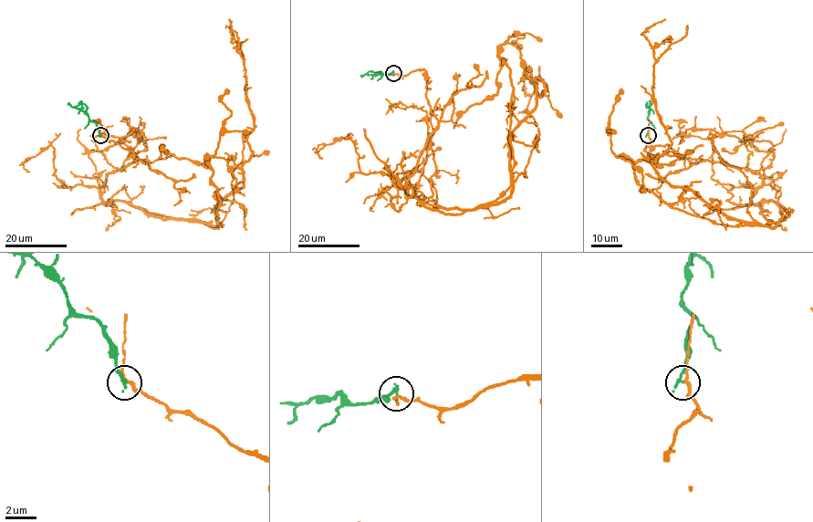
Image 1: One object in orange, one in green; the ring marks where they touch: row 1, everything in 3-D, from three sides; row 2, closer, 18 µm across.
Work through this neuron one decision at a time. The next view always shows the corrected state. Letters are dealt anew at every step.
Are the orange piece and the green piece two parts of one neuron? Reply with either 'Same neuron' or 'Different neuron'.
Different neuron

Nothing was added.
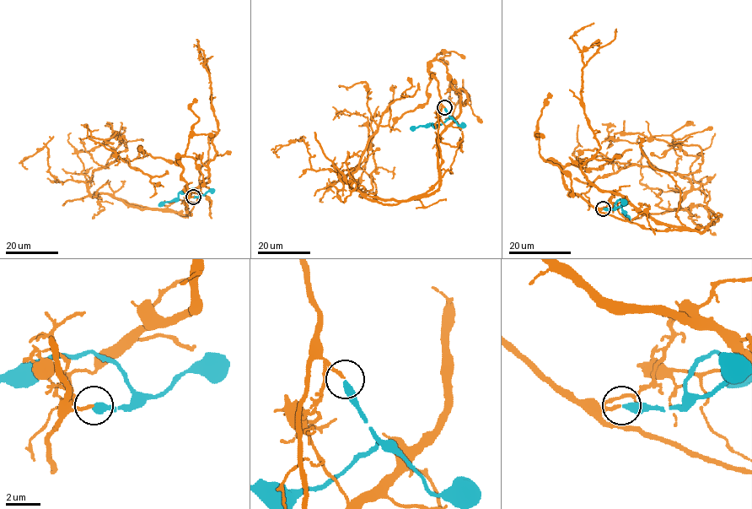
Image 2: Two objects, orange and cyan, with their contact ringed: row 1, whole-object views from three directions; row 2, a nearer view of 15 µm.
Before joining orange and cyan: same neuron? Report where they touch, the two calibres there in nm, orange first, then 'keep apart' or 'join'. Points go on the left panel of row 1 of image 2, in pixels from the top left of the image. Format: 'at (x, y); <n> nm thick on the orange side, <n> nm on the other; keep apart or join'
at (193, 197); 170 nm thick on the orange side, 360 nm on the other; join

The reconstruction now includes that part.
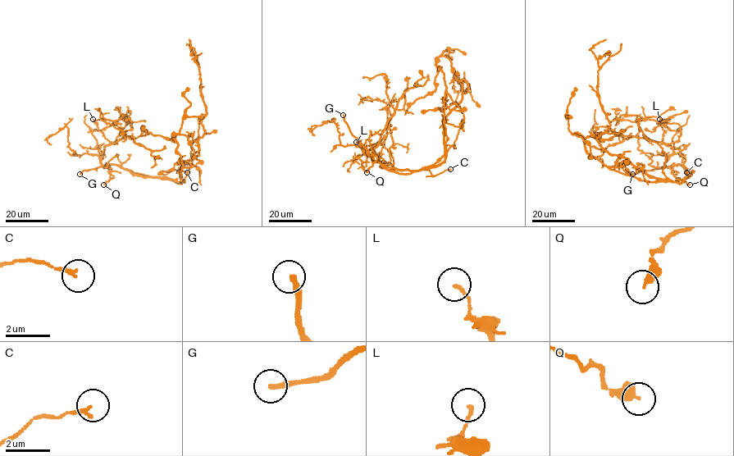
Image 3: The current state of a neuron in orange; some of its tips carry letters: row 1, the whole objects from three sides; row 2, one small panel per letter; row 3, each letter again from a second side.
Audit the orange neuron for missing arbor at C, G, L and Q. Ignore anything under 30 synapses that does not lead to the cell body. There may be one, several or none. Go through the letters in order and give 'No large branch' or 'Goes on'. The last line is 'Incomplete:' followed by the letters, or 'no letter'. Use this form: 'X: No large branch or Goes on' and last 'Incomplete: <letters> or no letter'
C: No large branch
G: Goes on
L: No large branch
Q: No large branch
Incomplete: G

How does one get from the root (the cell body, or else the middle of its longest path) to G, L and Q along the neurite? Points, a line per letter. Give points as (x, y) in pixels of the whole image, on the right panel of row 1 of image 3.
G: (685, 178), (688, 177), (680, 164), (632, 174)
L: (685, 178), (688, 177), (680, 164), (671, 167), (665, 165), (673, 148), (661, 142), (666, 131), (659, 119)
Q: (685, 178), (688, 177), (686, 170), (680, 164), (674, 165), (673, 175), (690, 184)

